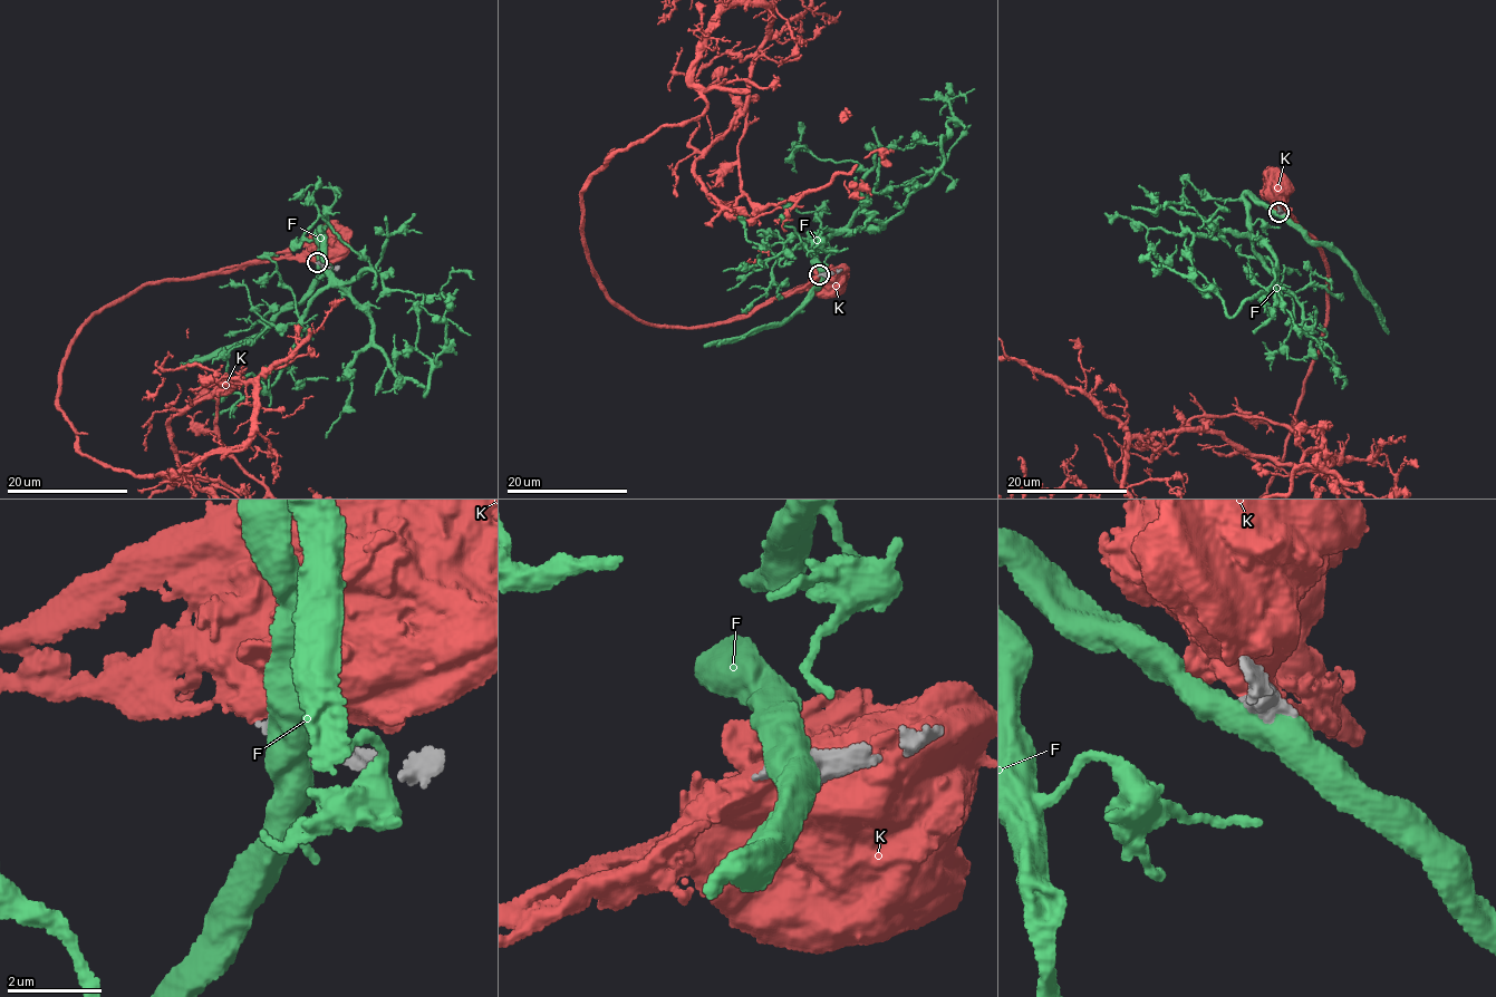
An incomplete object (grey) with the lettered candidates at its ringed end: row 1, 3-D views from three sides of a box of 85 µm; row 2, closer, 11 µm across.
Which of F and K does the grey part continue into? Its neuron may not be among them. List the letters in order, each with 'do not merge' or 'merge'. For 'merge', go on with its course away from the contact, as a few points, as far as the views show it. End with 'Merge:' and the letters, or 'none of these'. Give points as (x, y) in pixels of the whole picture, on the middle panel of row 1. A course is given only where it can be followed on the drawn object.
F: do not merge
K: do not merge
Merge: none of these

